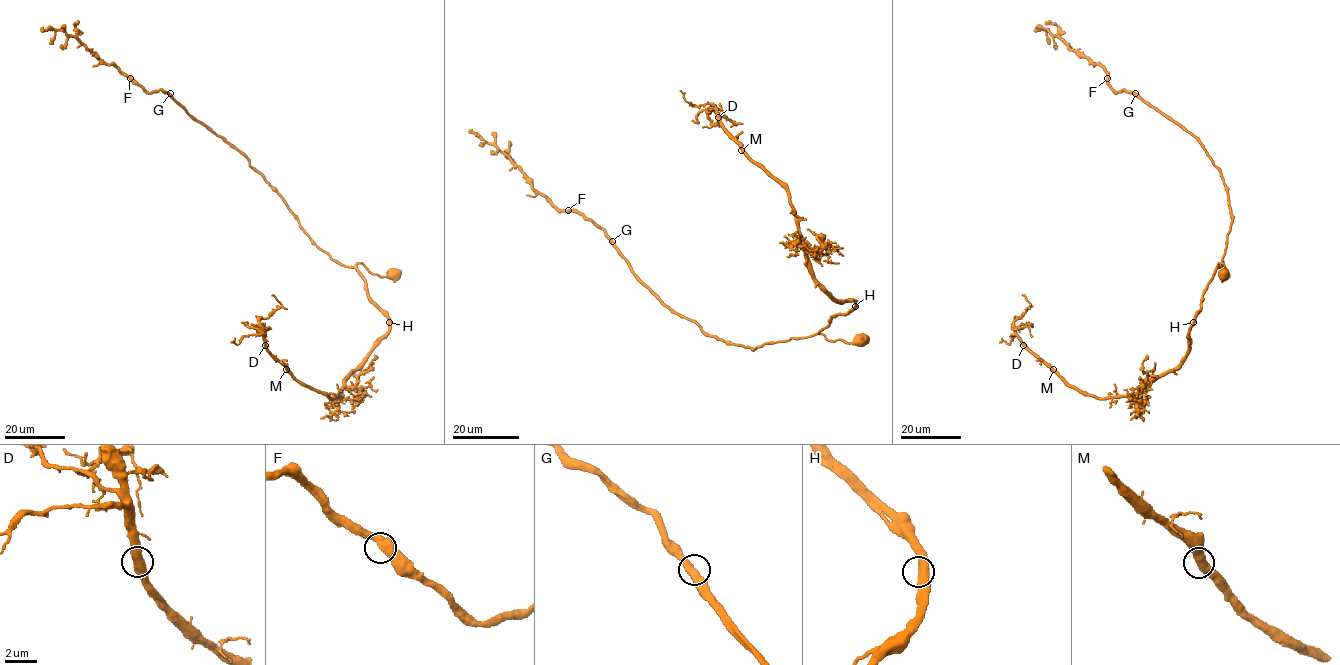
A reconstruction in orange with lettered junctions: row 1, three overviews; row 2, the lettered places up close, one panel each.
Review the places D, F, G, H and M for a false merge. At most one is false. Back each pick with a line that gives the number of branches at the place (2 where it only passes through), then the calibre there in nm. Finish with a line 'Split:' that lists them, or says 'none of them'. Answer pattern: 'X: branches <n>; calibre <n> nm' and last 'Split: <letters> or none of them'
Split: none of them

